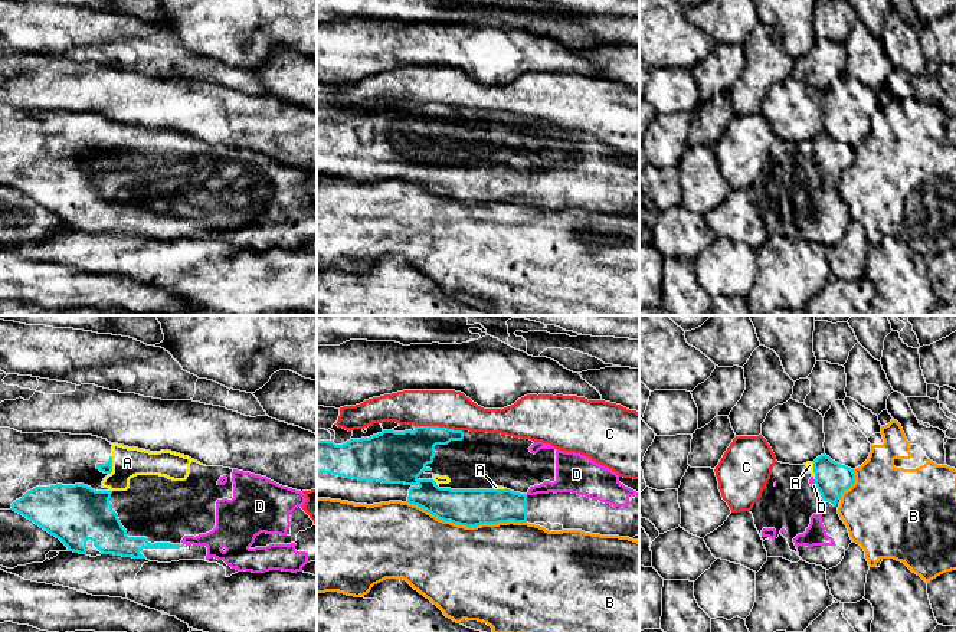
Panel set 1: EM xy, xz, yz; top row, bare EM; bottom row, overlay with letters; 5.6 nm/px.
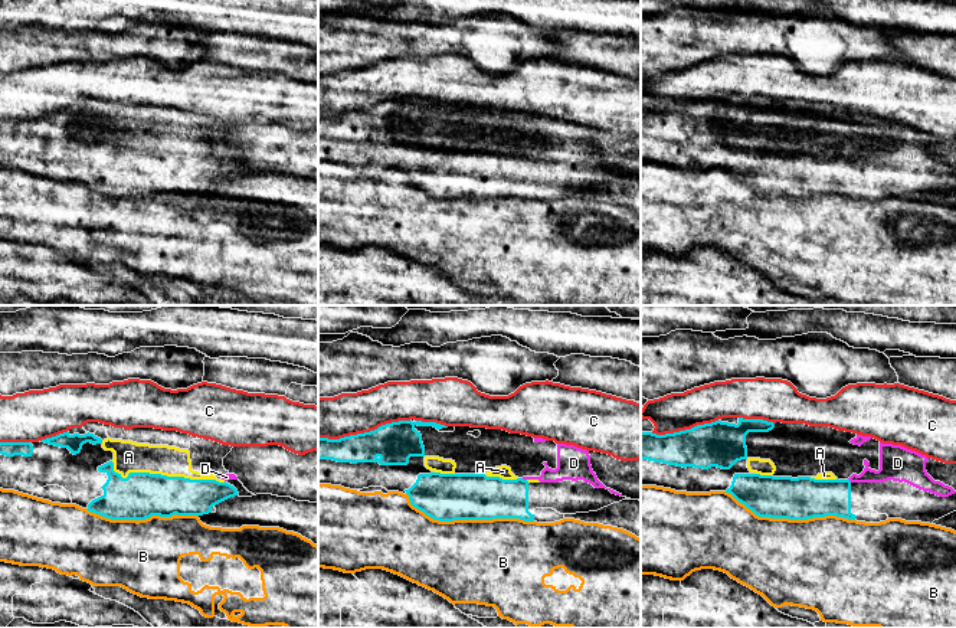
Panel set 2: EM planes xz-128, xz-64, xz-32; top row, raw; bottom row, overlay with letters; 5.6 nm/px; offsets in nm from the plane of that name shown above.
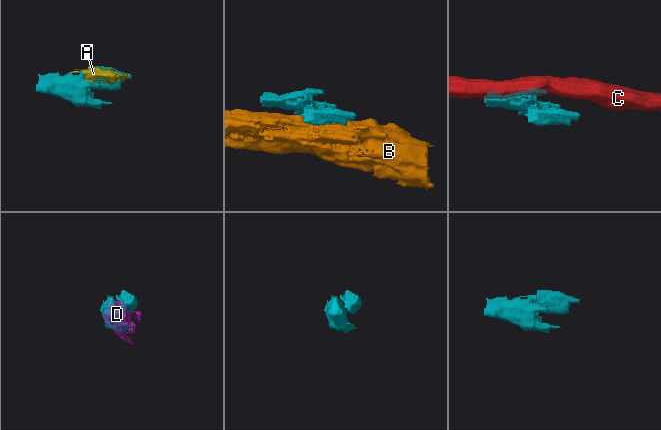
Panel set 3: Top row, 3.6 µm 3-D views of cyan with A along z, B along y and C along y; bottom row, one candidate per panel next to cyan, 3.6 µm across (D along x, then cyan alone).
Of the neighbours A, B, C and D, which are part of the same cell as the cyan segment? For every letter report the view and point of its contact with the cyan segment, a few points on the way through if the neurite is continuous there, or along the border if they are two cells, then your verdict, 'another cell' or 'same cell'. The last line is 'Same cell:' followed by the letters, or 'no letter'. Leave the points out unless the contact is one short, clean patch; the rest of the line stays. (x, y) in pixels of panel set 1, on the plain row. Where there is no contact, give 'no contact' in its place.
A: xy (111, 143) | same cell
B: xz (467, 203) | another cell
C: xz (438, 104) | another cell
D: yz (815, 161) | same cell
Same cell: A, D

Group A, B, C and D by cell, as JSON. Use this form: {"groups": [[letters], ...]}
{"groups": [["A", "D"], ["B"], ["C"]]}

